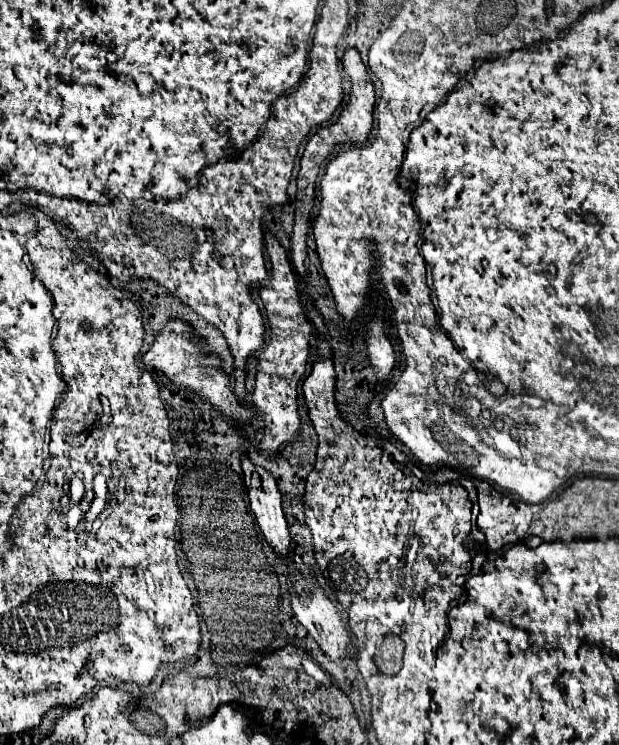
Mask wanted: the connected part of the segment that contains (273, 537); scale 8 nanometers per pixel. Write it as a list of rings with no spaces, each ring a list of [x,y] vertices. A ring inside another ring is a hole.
[[[246,454],[242,456],[242,470],[248,488],[250,508],[256,516],[258,526],[262,528],[266,540],[278,554],[288,554],[290,534],[286,518],[282,514],[282,494],[276,486],[274,476],[268,470],[252,464]]]

